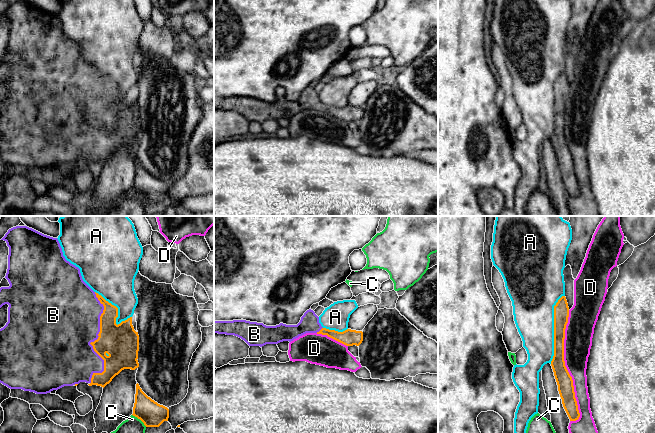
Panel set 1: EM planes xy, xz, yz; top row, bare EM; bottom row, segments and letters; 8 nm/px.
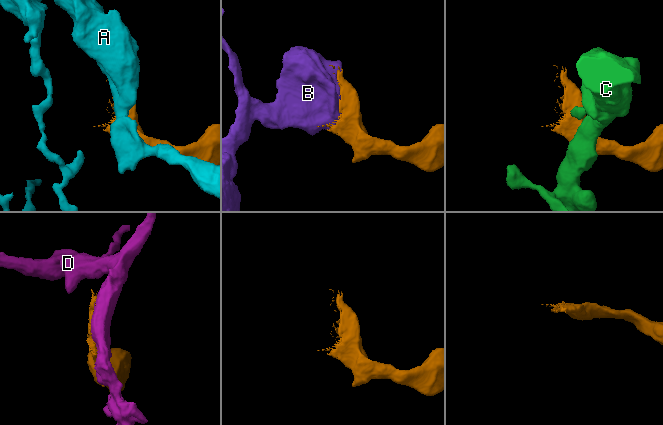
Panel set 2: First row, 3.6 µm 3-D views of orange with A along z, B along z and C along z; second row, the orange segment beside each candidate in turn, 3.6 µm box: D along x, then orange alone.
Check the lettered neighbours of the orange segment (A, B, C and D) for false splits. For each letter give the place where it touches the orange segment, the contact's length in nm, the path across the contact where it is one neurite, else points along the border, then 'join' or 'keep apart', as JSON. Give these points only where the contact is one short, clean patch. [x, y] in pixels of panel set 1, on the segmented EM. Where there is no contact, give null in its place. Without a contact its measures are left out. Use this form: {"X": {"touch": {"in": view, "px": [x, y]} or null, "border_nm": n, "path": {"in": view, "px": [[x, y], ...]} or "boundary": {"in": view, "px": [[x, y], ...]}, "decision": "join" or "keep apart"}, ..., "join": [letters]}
{"A": {"touch": {"in": "yz", "px": [554, 329]}, "border_nm": 550, "decision": "keep apart"}, "B": {"touch": {"in": "xy", "px": [94, 341]}, "border_nm": 750, "decision": "join"}, "C": {"touch": {"in": "xy", "px": [139, 418]}, "border_nm": 160, "boundary": {"in": "xy", "px": [[132, 414], [146, 426]]}, "decision": "keep apart"}, "D": {"touch": {"in": "yz", "px": [565, 366]}, "border_nm": 900, "decision": "keep apart"}, "join": ["B"]}

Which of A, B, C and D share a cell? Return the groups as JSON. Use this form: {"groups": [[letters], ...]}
{"groups": [["A"], ["B"], ["C"], ["D"]]}

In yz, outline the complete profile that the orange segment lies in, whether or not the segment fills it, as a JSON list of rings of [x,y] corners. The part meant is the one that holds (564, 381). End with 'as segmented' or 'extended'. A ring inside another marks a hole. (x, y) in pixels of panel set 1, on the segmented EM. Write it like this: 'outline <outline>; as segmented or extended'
outline [[[562,296],[554,306],[554,356],[551,361],[551,366],[563,407],[570,421],[576,421],[579,419],[580,413],[575,398],[573,380],[564,361],[564,339],[568,317],[568,303],[566,297]]]; as segmented

